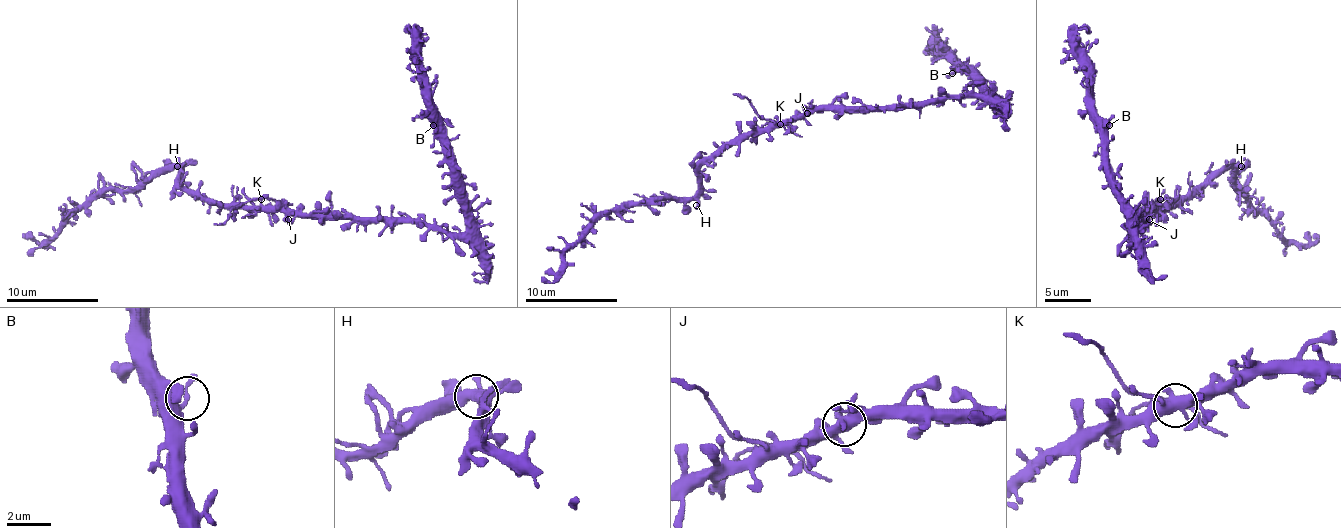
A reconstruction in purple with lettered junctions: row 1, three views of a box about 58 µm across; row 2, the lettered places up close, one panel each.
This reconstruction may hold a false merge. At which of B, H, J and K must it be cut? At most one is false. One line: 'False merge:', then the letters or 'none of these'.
False merge: K

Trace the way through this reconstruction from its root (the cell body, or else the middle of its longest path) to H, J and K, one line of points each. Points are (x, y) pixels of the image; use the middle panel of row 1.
H: (830, 110), (816, 110), (770, 122), (763, 129), (738, 133), (724, 143), (701, 166), (696, 205)
J: (830, 110), (807, 113)
K: (830, 110), (805, 113), (779, 124)

